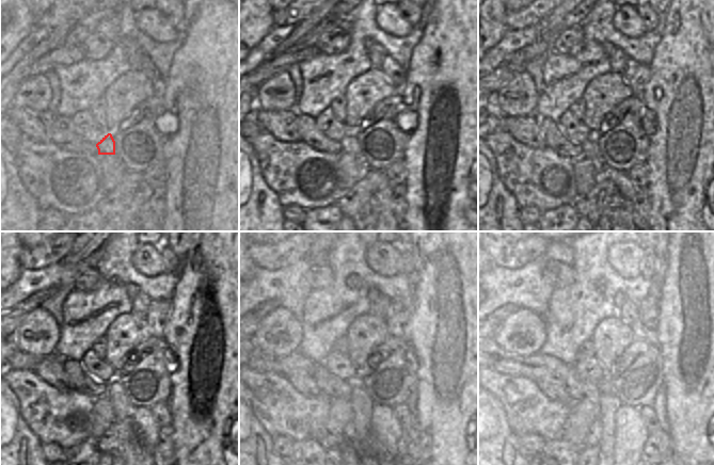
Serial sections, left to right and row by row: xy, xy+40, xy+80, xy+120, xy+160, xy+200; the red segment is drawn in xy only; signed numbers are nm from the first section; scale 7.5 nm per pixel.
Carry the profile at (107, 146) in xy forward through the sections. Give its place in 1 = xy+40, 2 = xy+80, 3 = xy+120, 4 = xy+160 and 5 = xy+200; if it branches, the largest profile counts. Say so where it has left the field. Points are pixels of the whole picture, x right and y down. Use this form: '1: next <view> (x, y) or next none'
1: next xy+40 (349, 145)
2: next xy+80 (590, 148)
3: next xy+120 (123, 409)
4: next xy+160 (362, 404)
5: next xy+200 (608, 404)

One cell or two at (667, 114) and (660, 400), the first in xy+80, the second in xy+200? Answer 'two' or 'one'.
two

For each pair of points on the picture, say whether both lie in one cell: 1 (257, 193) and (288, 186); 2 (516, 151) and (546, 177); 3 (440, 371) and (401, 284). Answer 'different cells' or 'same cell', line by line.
1: different cells
2: same cell
3: different cells

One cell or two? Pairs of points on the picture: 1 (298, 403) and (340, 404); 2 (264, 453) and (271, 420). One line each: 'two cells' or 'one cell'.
1: two cells
2: two cells

